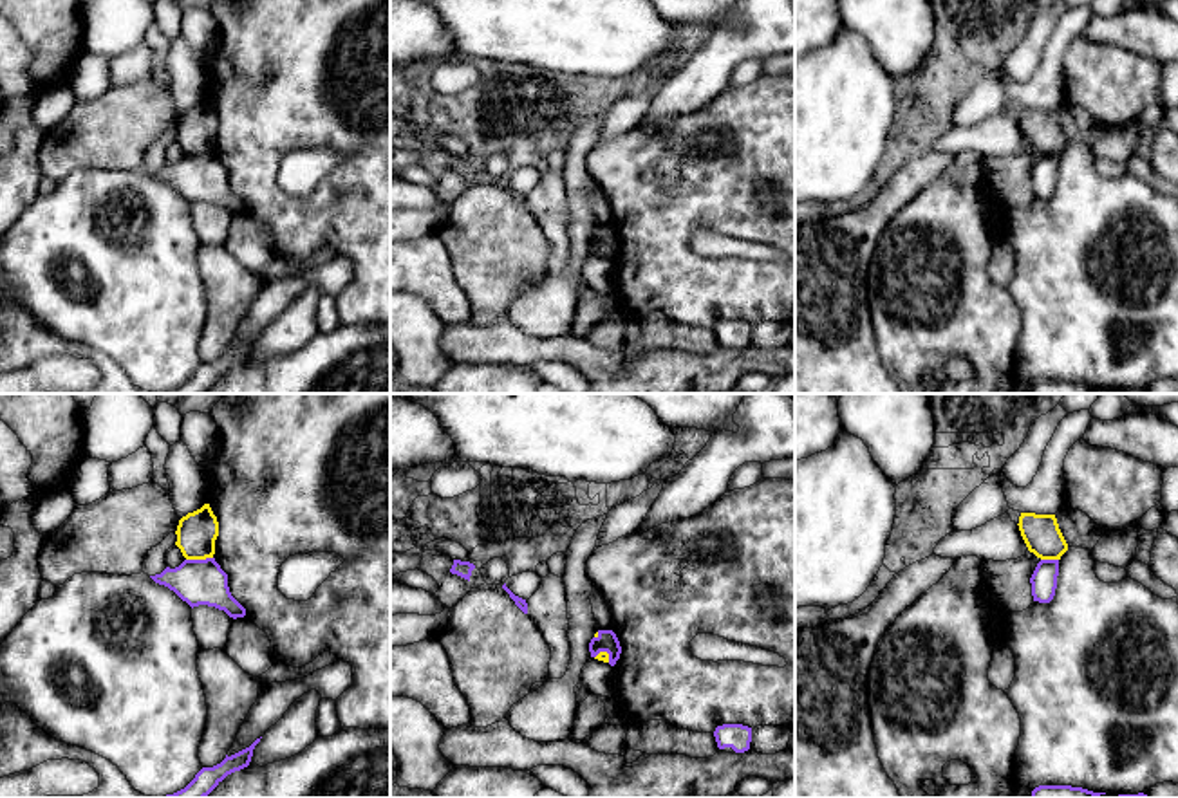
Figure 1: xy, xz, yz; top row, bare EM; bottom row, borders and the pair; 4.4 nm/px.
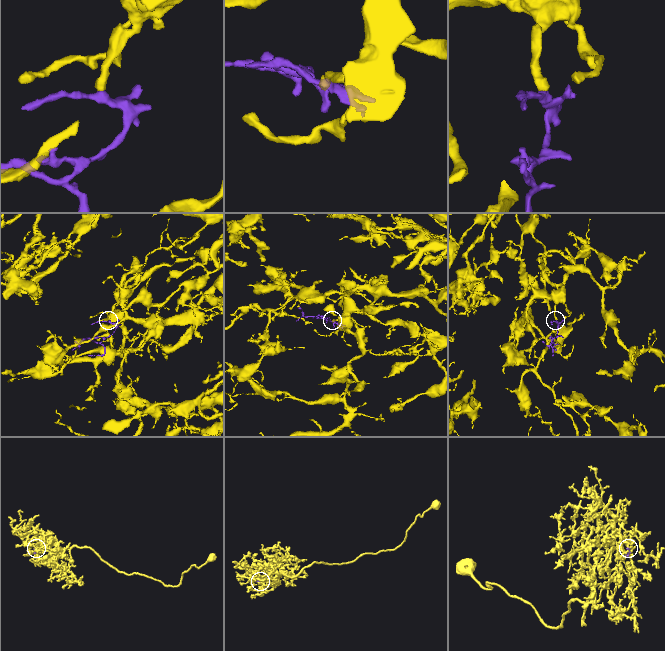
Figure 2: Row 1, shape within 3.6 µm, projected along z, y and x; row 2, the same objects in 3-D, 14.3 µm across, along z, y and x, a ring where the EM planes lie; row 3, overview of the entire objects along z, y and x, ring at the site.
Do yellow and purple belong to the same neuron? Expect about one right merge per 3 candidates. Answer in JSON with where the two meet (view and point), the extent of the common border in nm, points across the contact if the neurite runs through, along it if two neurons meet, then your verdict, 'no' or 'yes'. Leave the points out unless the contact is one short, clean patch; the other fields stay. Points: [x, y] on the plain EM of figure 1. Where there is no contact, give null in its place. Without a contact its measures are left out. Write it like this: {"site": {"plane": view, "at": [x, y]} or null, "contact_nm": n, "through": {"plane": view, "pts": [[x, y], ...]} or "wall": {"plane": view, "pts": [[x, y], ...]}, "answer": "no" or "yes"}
{"site": {"plane": "xy", "at": [199, 154]}, "contact_nm": 120, "wall": {"plane": "xy", "pts": [[212, 152], [186, 156]]}, "answer": "no"}

